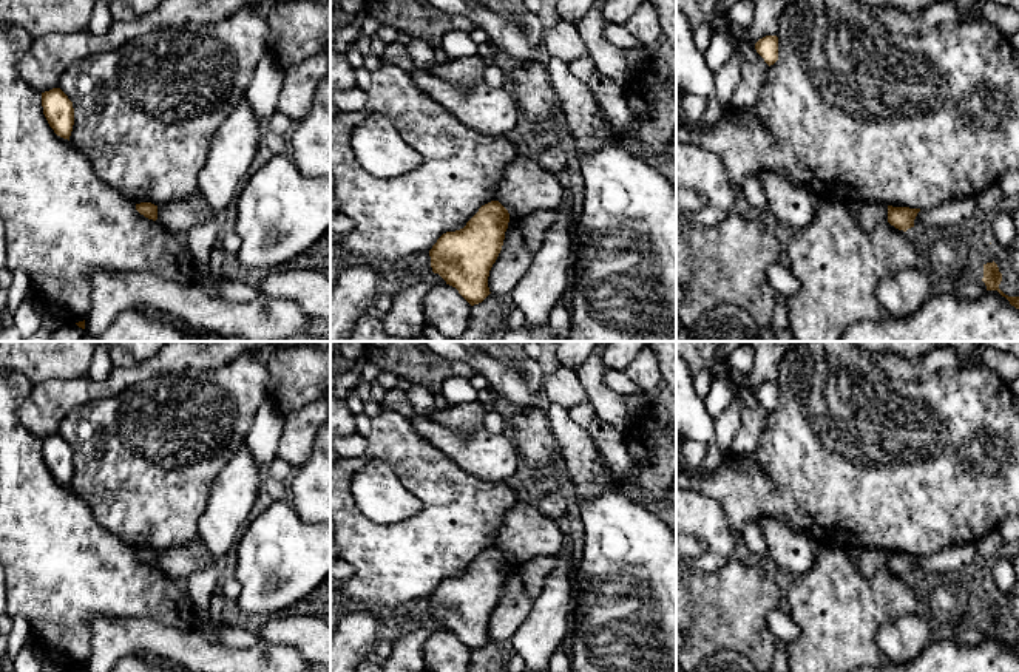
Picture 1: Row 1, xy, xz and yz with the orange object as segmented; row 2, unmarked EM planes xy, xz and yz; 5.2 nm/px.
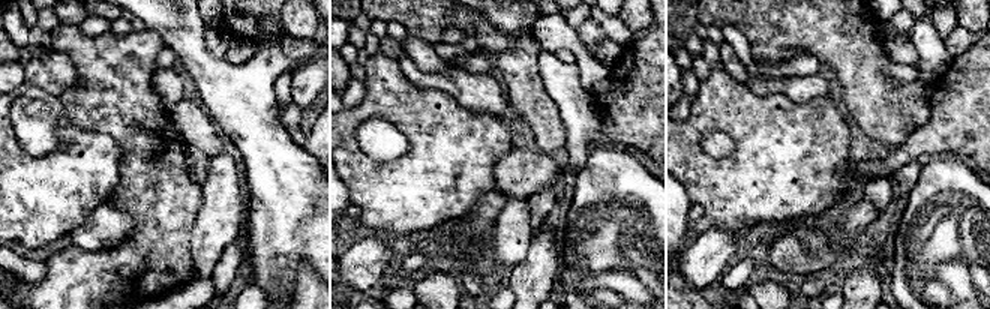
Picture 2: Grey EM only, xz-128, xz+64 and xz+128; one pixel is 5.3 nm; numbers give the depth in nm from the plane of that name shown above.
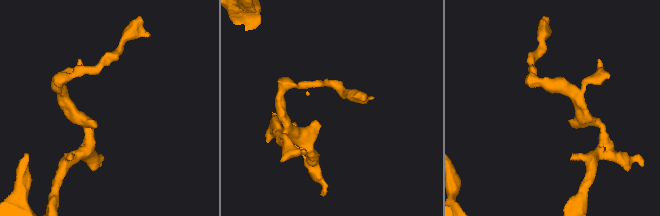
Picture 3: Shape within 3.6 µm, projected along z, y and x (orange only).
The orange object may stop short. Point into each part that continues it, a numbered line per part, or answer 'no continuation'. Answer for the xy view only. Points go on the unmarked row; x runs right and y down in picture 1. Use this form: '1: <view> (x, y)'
no continuation

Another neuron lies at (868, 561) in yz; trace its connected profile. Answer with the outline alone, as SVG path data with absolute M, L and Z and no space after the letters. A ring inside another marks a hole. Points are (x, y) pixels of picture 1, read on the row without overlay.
M866 547L848 548L851 553L855 567L865 575L872 576L885 568L888 568L888 552L871 550Z

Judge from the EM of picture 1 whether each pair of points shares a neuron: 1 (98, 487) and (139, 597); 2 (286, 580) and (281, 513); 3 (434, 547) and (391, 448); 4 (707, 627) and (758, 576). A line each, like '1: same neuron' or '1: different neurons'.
1: different neurons
2: same neuron
3: same neuron
4: same neuron

